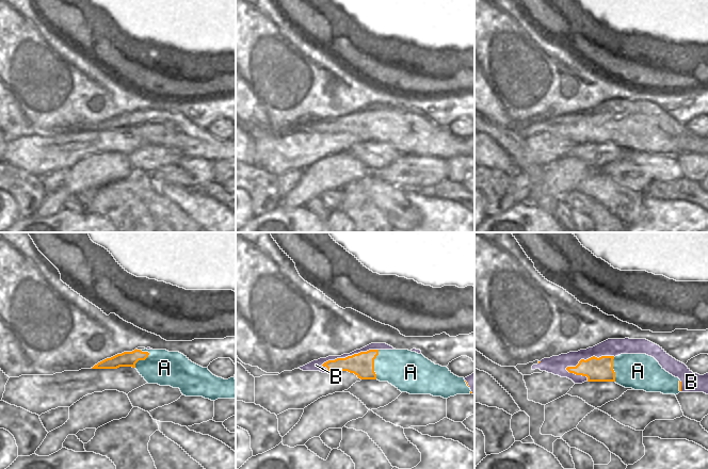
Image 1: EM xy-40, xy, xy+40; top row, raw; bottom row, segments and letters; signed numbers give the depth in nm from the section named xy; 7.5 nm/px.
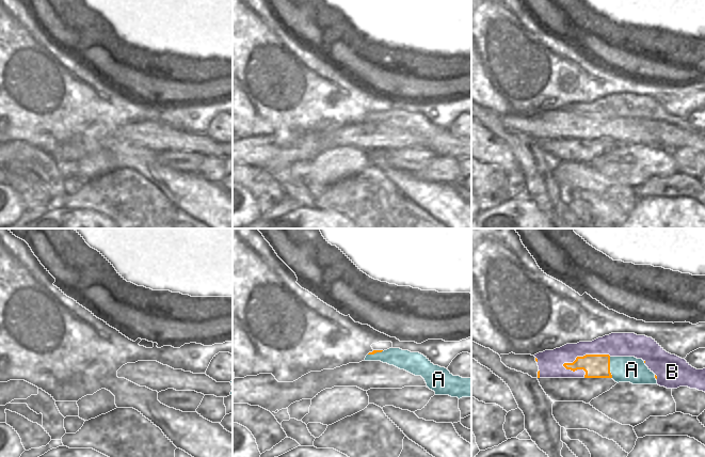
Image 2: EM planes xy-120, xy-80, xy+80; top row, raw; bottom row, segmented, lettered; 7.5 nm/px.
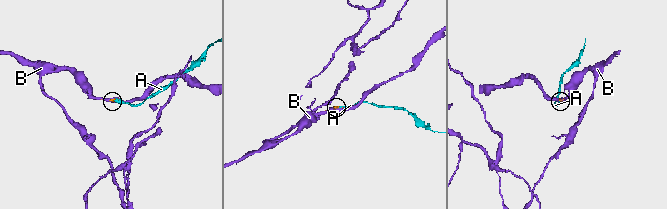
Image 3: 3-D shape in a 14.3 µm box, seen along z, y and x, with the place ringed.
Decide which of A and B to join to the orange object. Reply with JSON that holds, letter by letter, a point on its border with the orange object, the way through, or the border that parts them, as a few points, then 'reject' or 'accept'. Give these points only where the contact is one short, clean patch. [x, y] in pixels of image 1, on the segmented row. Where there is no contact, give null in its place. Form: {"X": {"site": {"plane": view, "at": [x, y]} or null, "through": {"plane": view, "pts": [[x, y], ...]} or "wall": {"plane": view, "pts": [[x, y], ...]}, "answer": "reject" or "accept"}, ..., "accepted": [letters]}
{"A": {"site": {"plane": "xy", "at": [373, 365]}, "answer": "accept"}, "B": {"site": {"plane": "xy+40", "at": [591, 357]}, "answer": "reject"}, "accepted": ["A"]}

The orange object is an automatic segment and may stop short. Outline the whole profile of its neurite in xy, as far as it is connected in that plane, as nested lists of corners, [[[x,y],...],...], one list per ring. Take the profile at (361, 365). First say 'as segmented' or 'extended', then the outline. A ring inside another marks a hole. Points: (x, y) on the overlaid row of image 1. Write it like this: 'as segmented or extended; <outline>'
extended; [[[369,350],[322,365],[329,373],[348,371],[360,379],[388,382],[401,392],[448,399],[472,393],[464,377],[408,350]]]

